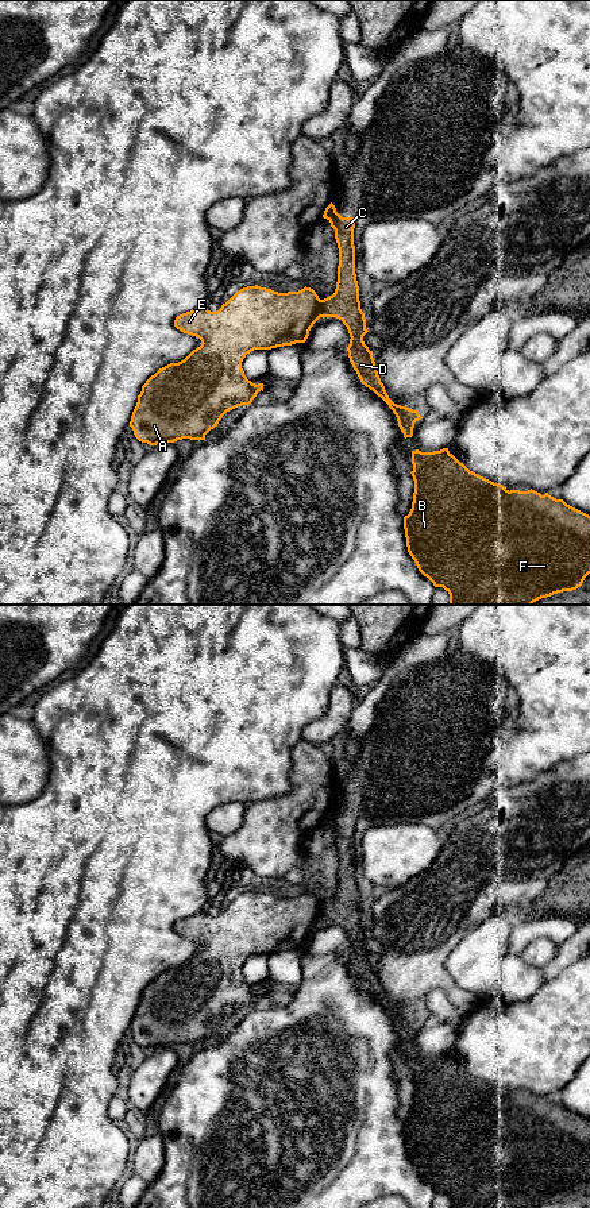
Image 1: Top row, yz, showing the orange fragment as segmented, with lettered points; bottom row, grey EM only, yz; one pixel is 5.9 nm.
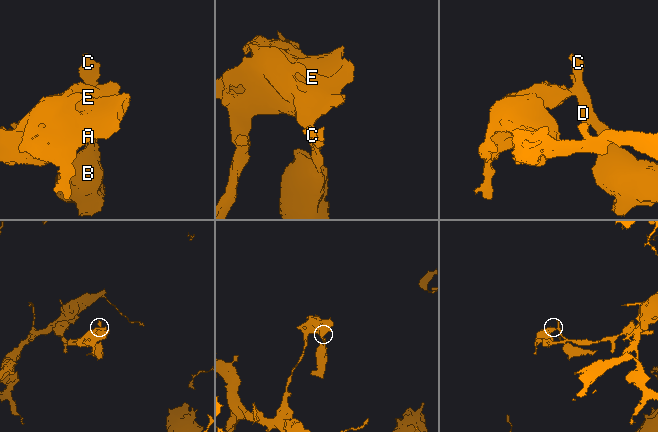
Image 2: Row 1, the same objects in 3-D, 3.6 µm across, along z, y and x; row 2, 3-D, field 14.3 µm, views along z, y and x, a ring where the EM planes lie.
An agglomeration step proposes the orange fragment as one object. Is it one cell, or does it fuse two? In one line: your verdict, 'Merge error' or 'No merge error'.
Merge error

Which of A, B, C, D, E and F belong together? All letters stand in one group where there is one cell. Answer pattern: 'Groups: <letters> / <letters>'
Groups: A E / B C D F

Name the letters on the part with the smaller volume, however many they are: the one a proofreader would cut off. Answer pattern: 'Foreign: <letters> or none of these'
Foreign: B, C, D, F

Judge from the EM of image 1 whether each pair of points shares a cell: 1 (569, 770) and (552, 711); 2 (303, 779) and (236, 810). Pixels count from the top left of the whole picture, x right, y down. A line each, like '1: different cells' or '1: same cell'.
1: different cells
2: different cells

